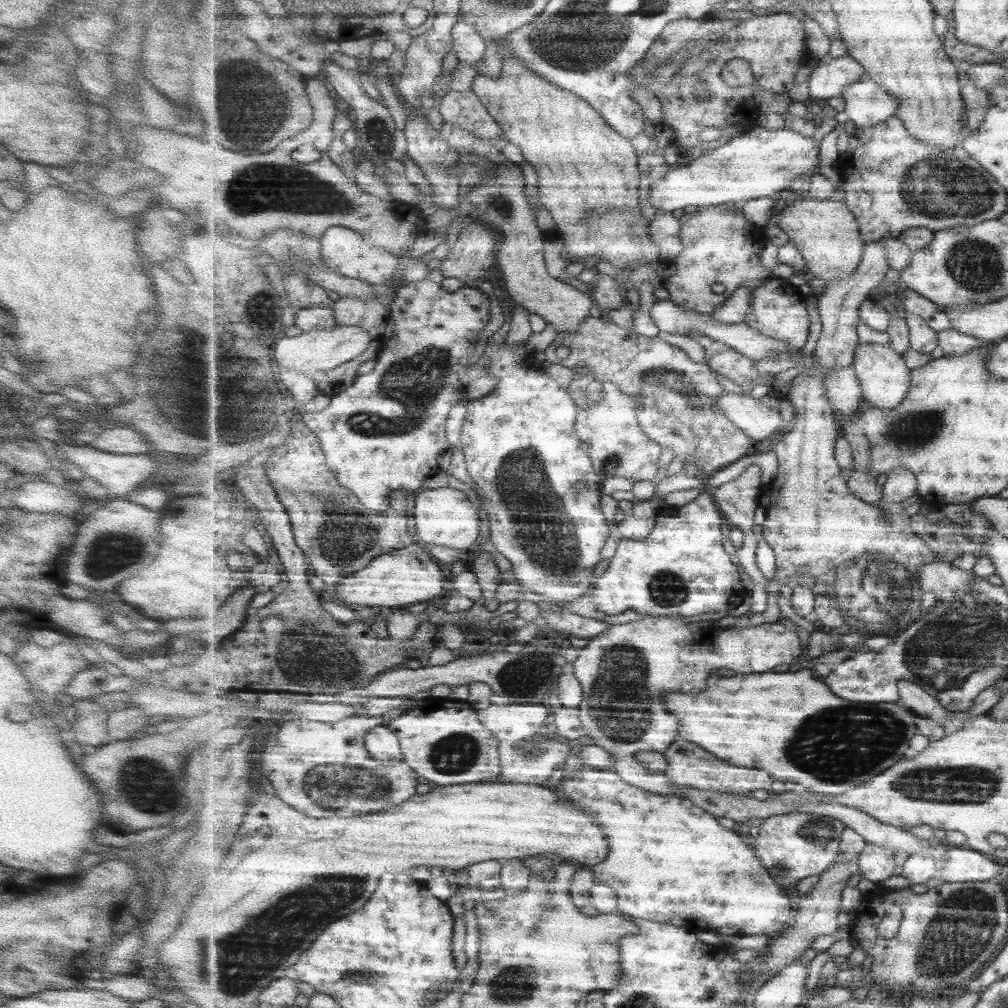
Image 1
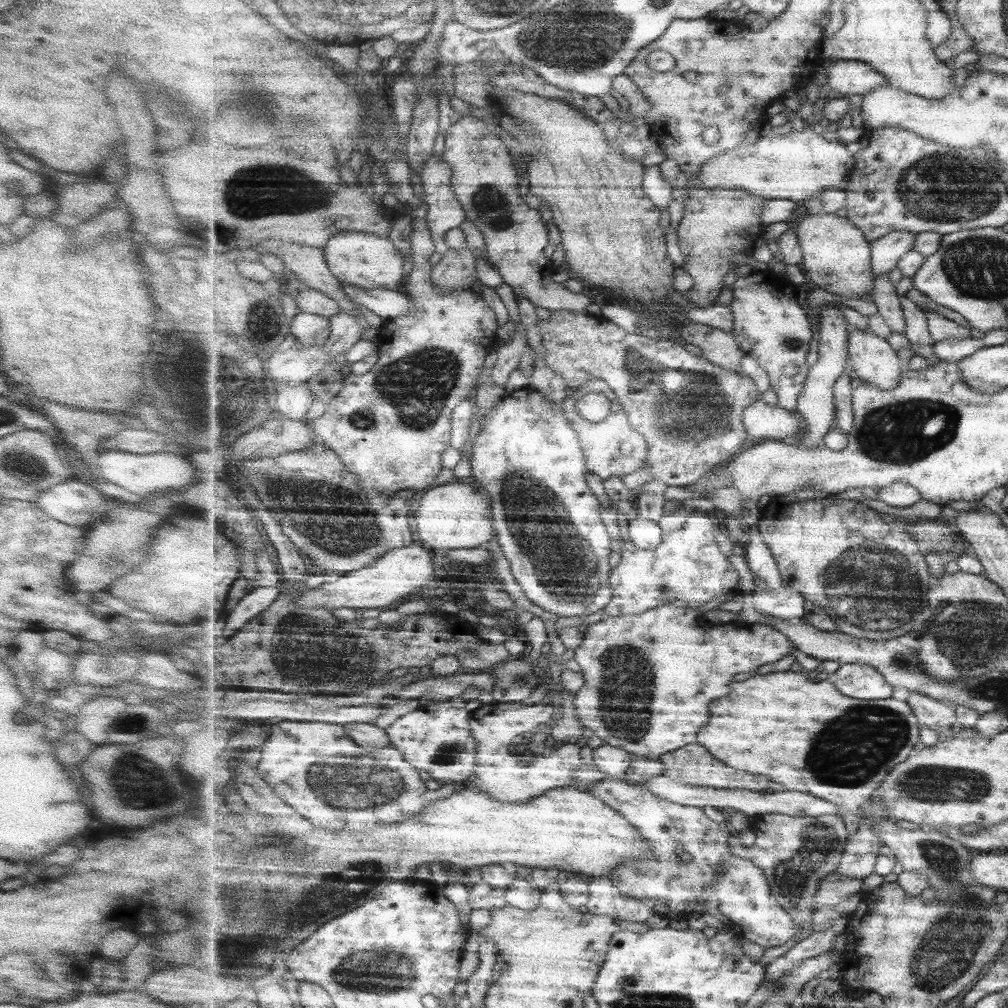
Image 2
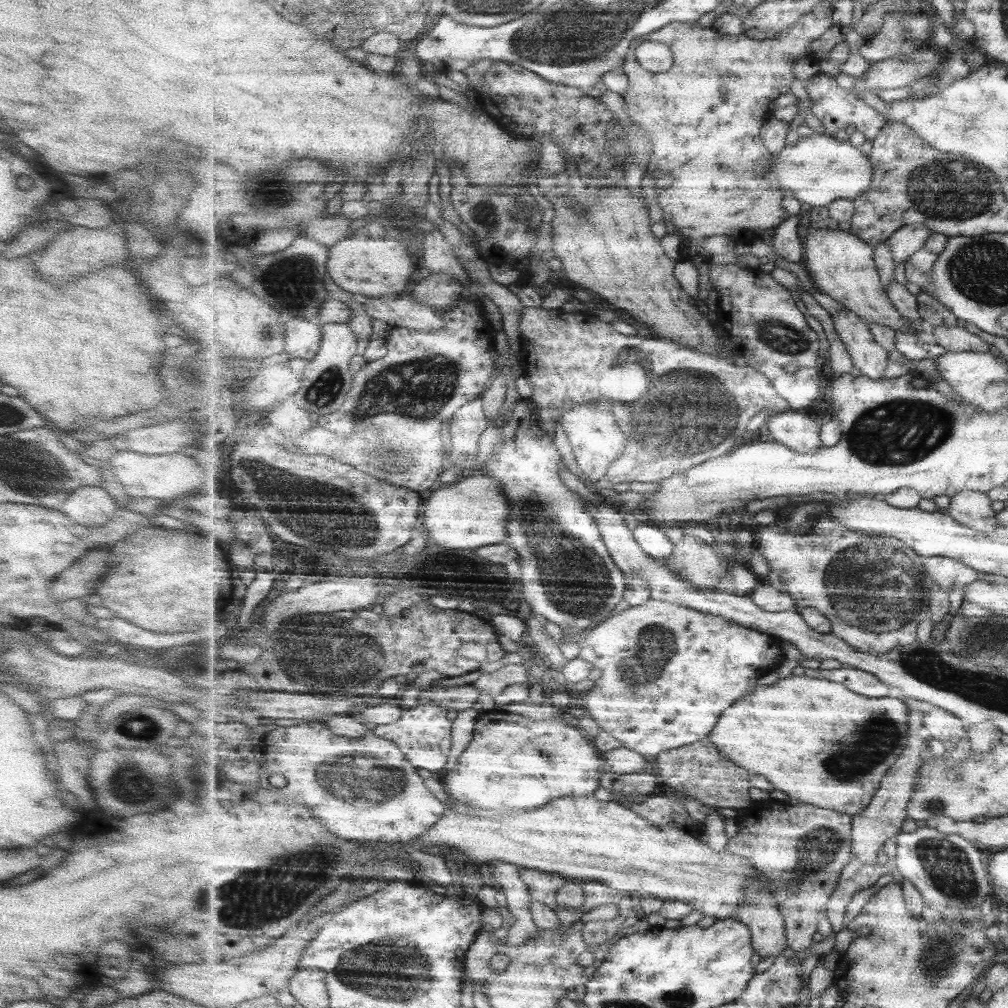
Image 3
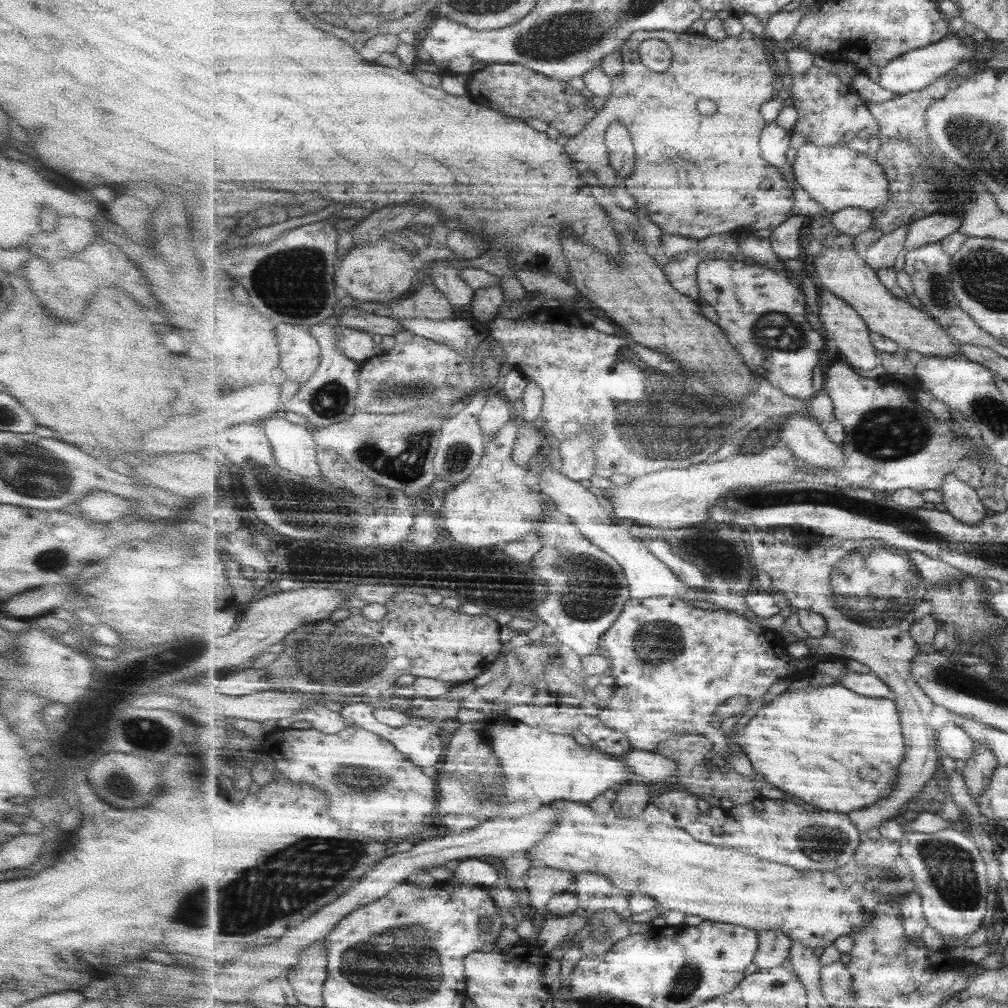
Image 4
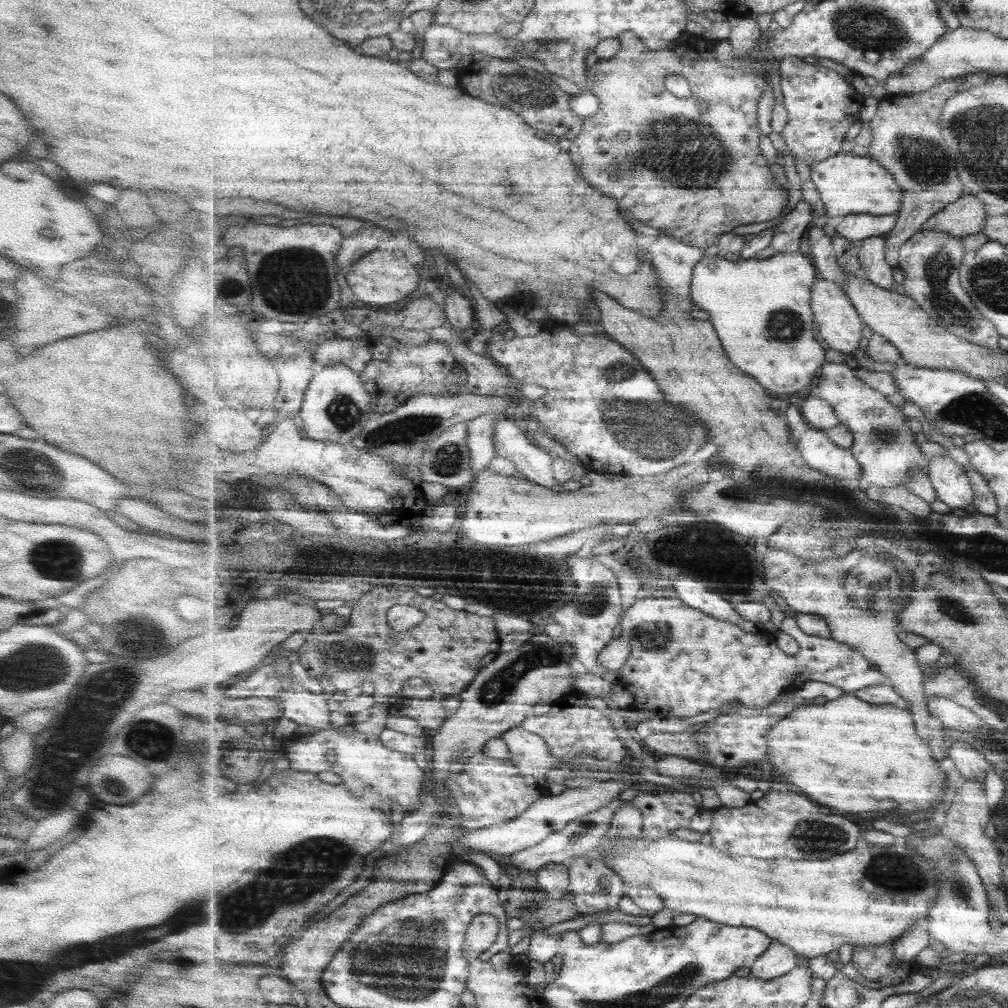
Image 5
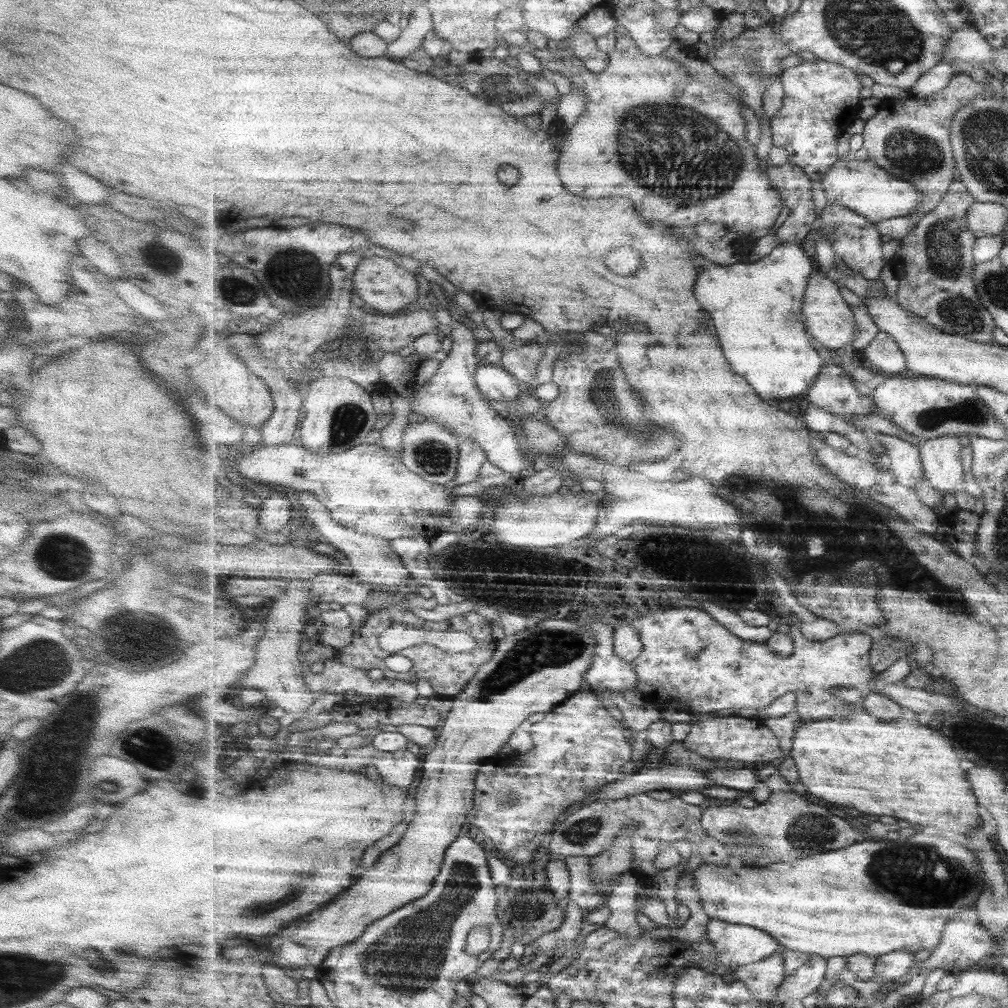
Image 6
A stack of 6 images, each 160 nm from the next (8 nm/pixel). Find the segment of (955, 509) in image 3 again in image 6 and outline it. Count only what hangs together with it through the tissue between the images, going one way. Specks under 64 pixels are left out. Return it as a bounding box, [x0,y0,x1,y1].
[920,435,964,502]

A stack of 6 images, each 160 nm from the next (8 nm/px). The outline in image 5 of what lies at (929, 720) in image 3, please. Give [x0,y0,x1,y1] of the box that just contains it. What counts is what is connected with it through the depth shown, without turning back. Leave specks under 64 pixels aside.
[948,742,993,783]

